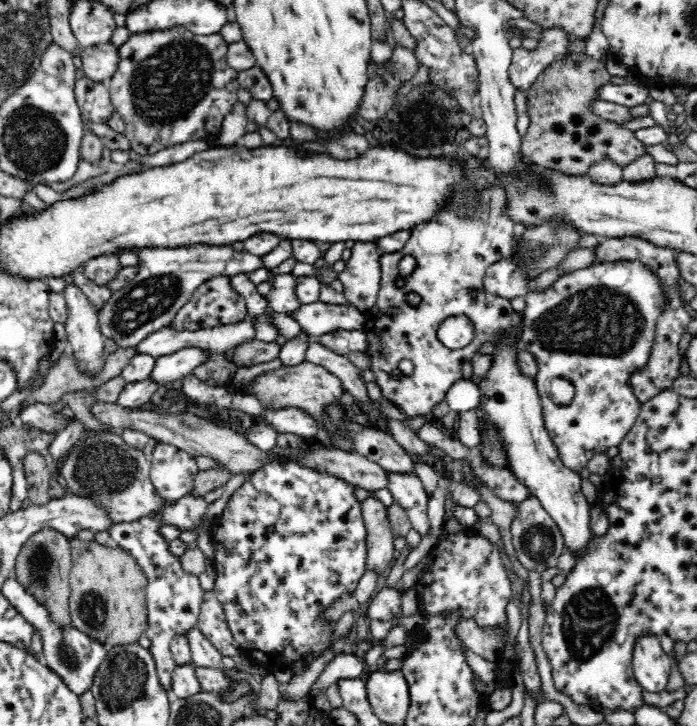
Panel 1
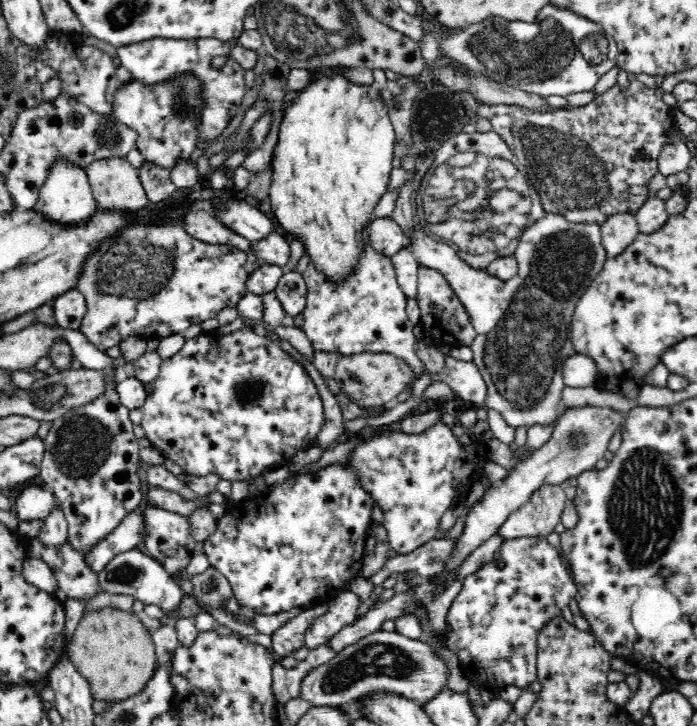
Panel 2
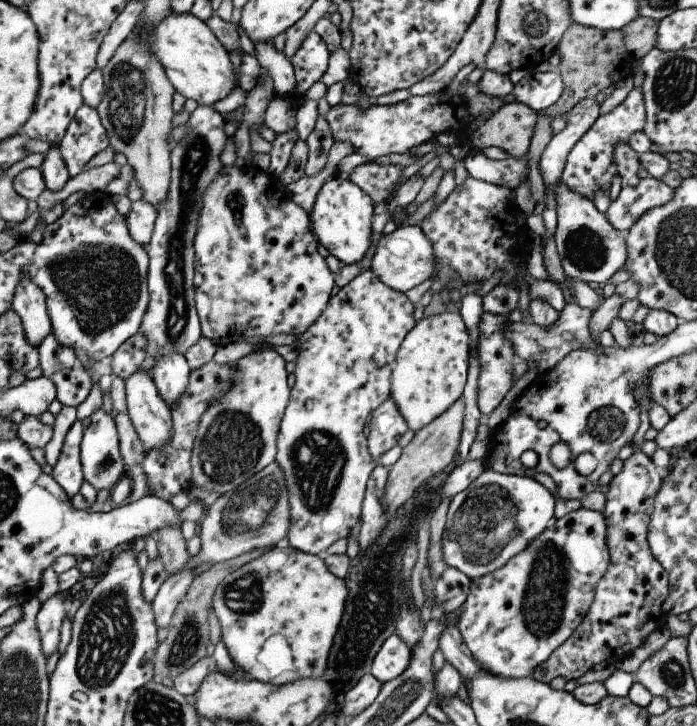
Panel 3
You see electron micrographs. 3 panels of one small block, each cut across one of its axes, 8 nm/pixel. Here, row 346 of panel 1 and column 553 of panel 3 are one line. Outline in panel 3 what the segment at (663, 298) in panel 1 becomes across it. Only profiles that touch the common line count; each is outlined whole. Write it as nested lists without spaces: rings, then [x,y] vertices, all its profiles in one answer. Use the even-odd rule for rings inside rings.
[[[580,507],[565,514],[541,532],[522,551],[499,569],[473,579],[468,598],[461,606],[457,627],[465,643],[494,676],[505,679],[532,677],[539,667],[582,622],[594,600],[597,584],[610,564],[607,522],[603,513]]]

